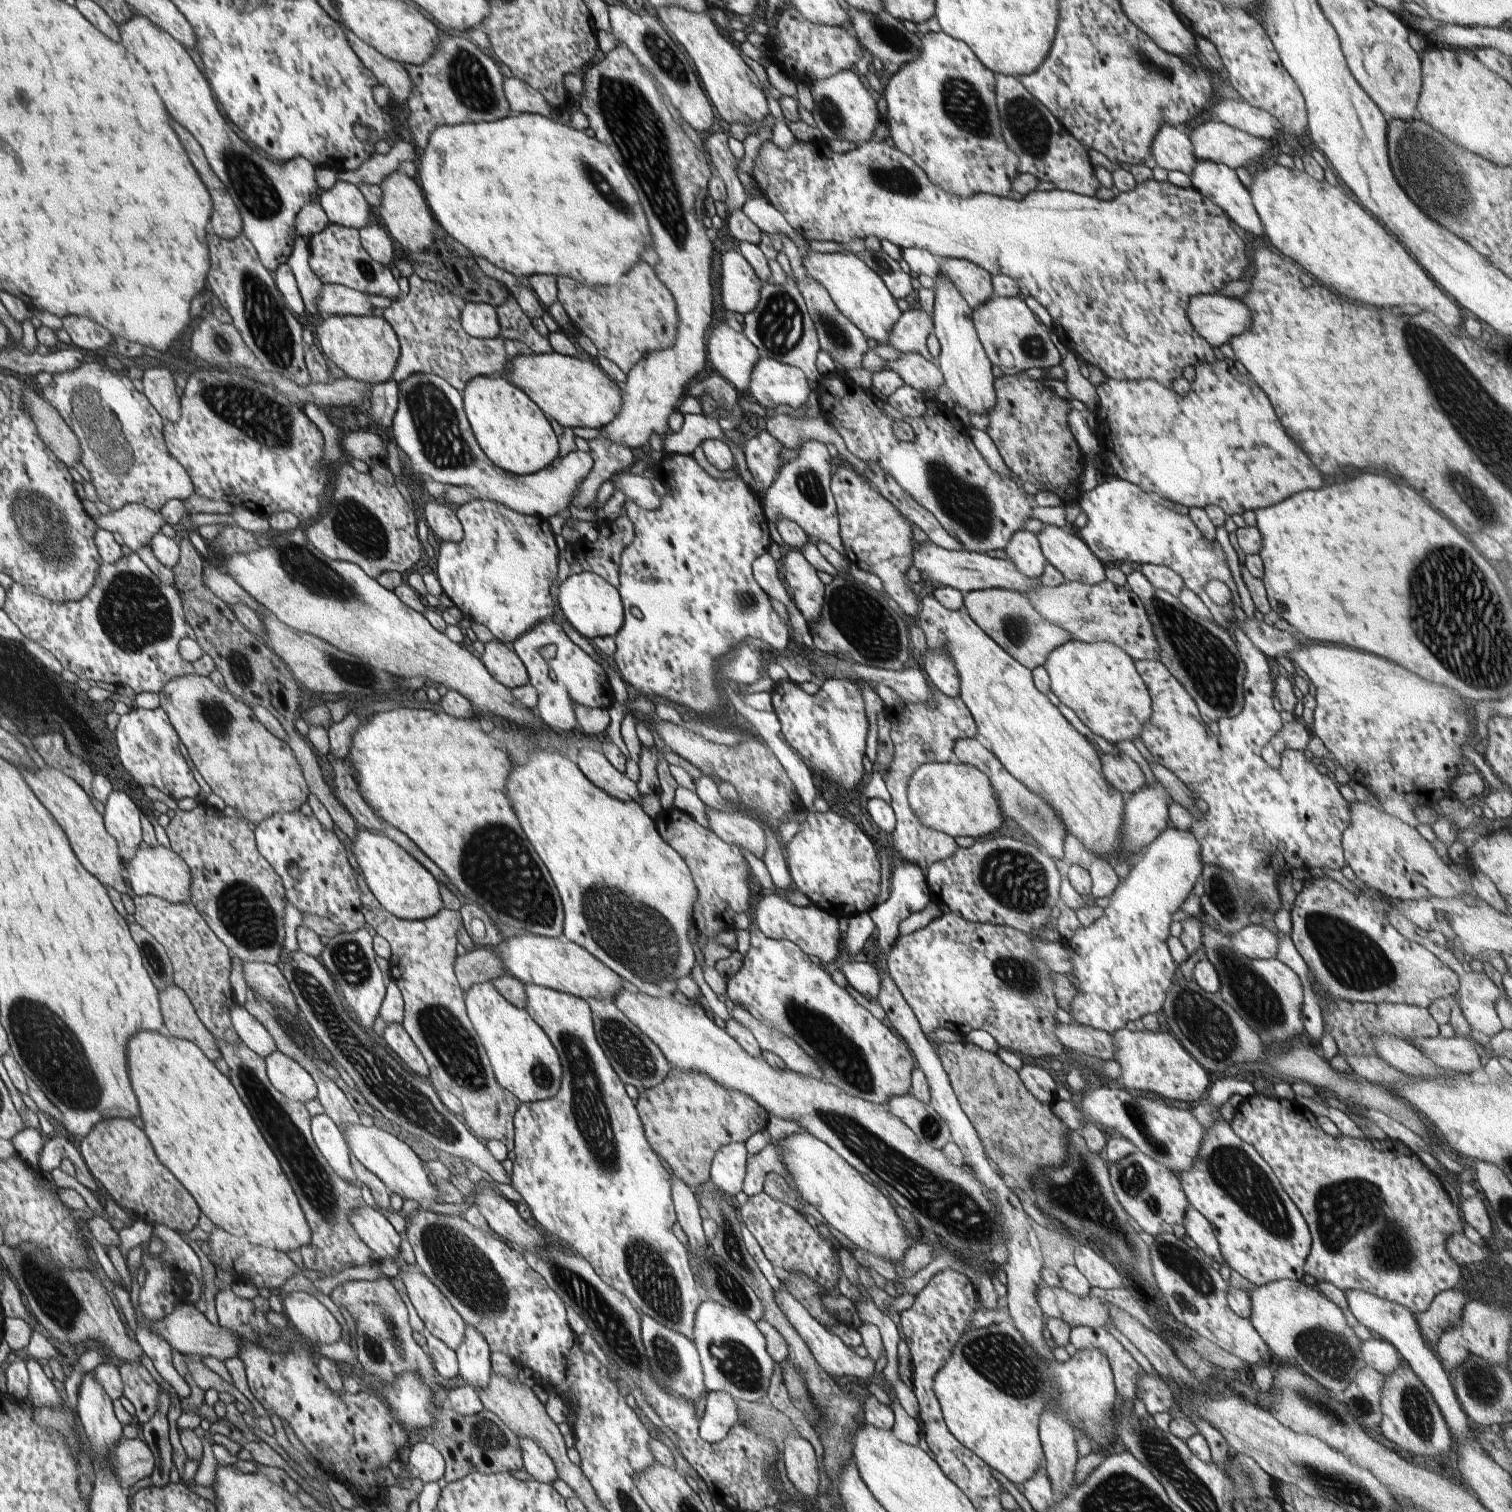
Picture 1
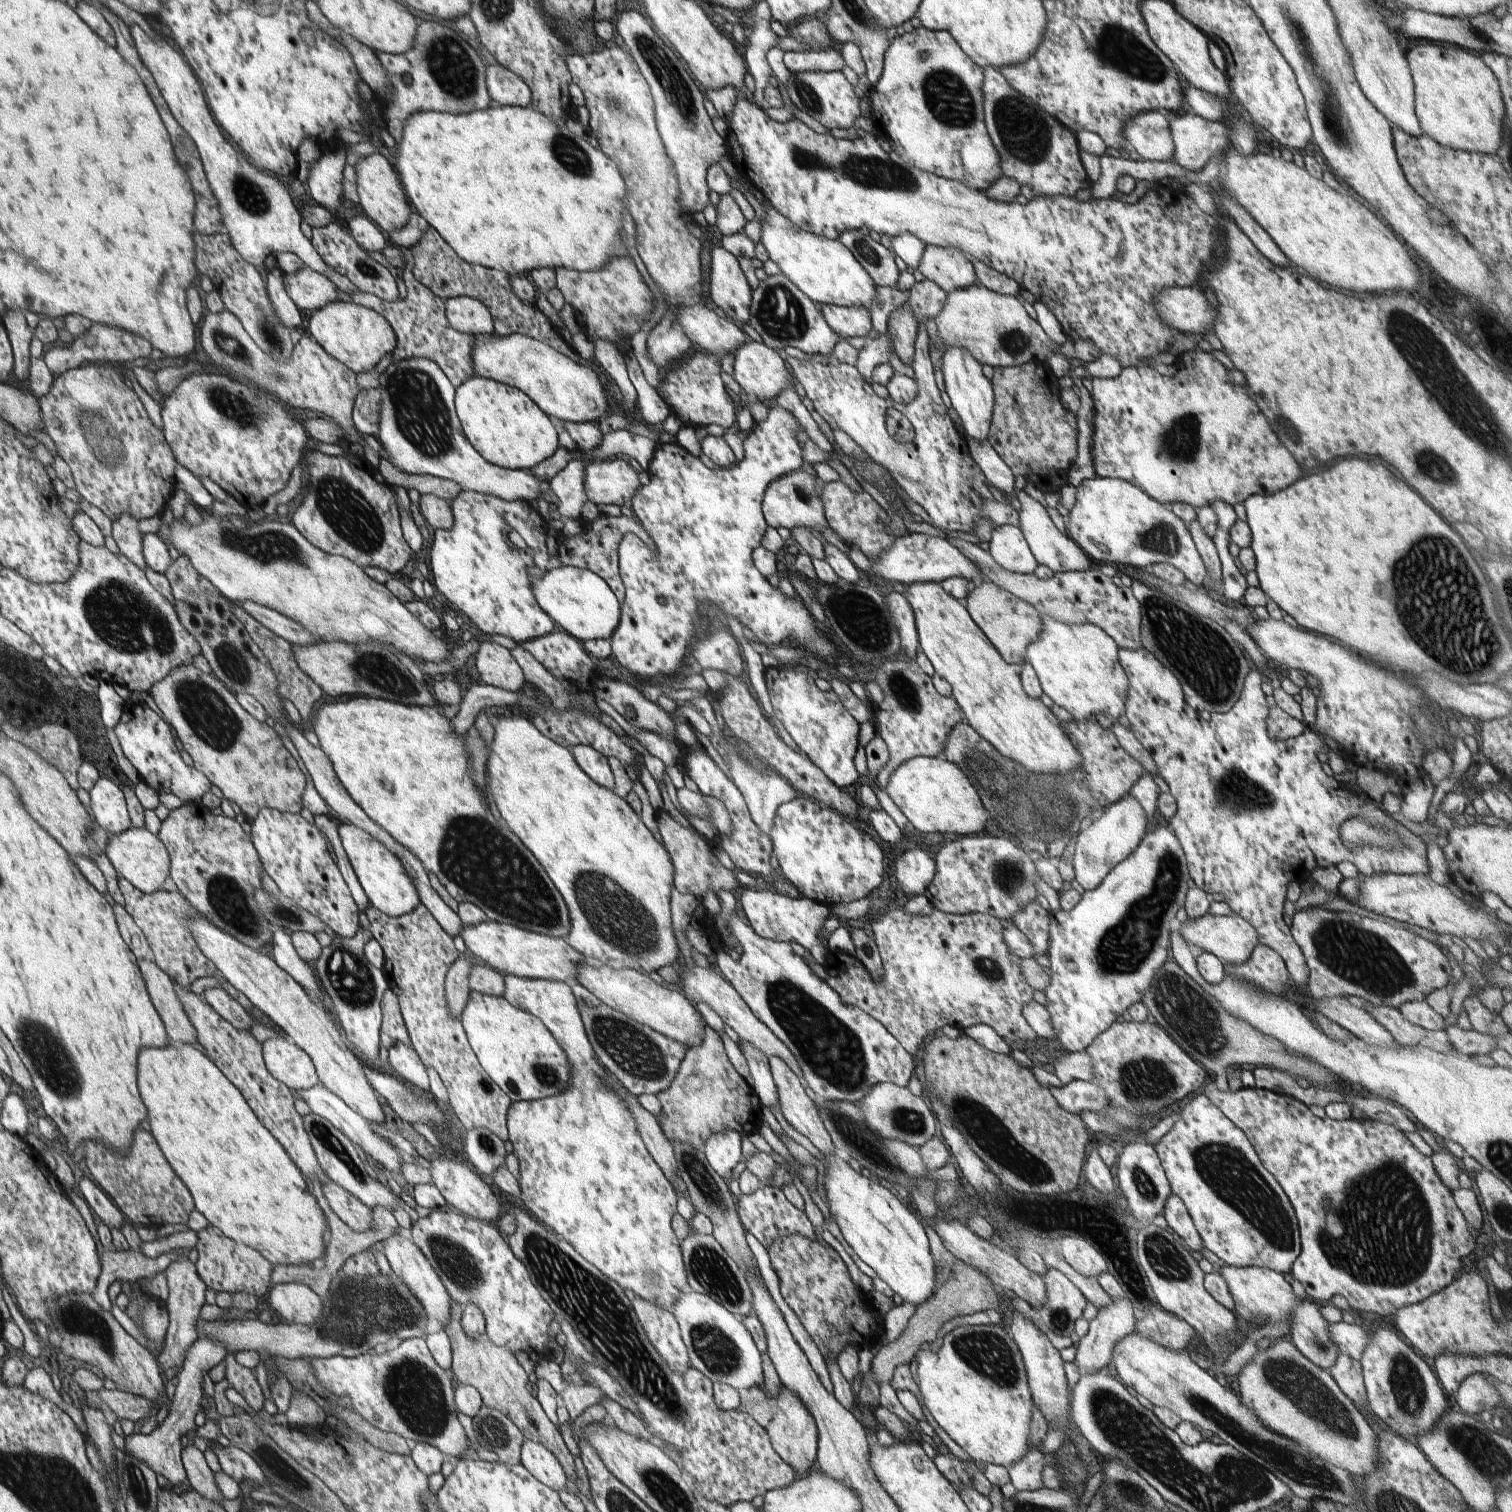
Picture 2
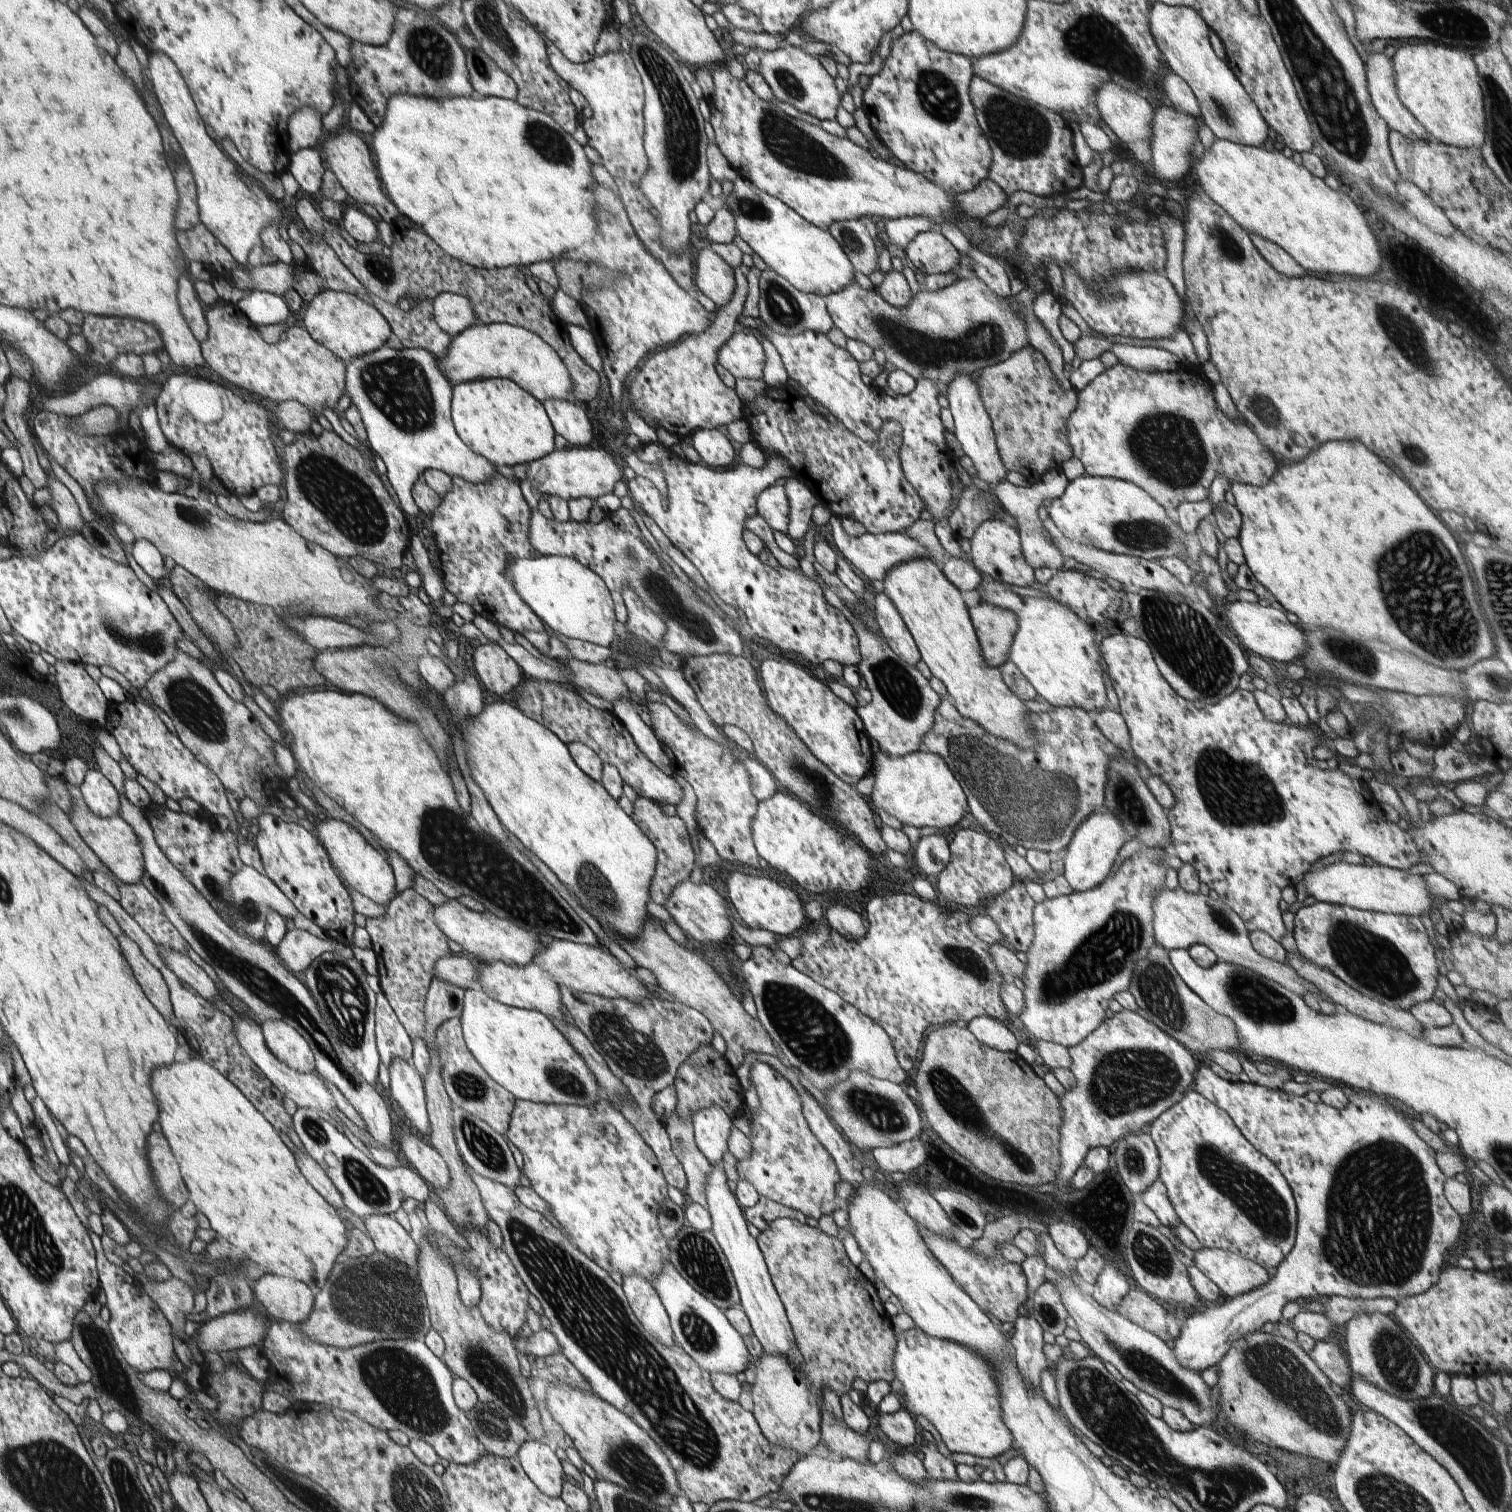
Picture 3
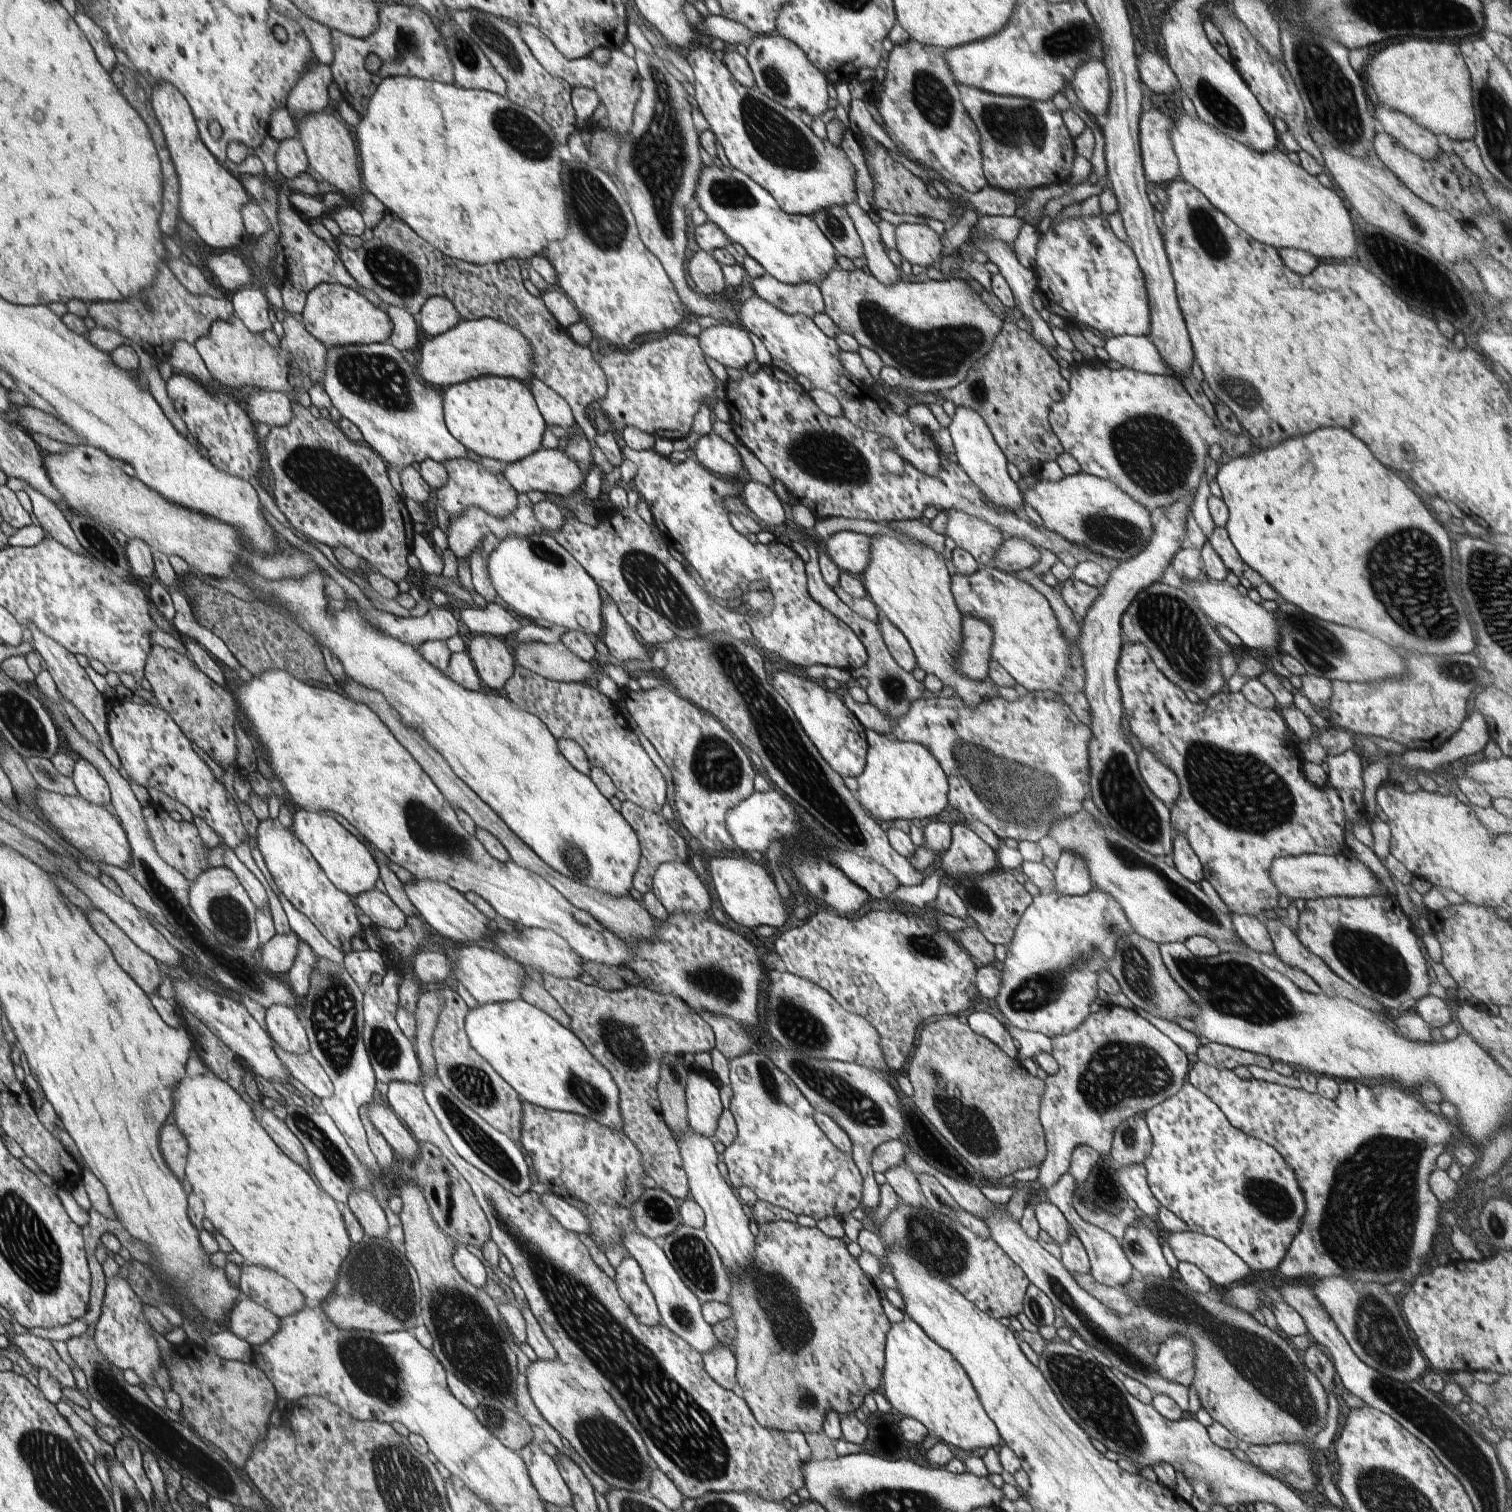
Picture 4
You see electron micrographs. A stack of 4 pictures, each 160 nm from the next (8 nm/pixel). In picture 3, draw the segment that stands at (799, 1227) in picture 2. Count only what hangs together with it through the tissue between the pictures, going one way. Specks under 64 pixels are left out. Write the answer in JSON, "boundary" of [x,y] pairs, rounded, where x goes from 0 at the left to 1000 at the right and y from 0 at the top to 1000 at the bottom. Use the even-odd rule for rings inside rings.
{"boundary":[[[507,792],[503,793],[497,798],[492,798],[491,805],[495,810],[500,812],[503,815],[507,813],[507,811],[513,806],[521,805],[526,806],[528,808],[533,809],[534,804],[528,800],[517,797]]]}

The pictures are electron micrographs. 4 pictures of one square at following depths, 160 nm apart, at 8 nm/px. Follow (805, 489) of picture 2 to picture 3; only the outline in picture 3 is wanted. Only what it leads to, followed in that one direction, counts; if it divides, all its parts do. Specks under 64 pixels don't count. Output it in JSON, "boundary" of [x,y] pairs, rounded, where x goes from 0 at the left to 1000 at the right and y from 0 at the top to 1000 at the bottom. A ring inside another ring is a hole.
{"boundary":[[[518,319],[509,321],[501,328],[501,340],[507,344],[511,351],[521,352],[522,331]]]}

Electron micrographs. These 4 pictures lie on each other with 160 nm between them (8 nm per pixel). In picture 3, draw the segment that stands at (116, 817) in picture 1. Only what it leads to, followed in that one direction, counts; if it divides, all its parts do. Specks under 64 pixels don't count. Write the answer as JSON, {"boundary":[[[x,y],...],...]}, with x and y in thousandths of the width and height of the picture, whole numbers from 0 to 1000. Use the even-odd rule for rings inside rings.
{"boundary":[[[60,509],[52,521],[54,531],[63,539],[71,542],[79,538],[80,528],[78,521],[68,511]]]}

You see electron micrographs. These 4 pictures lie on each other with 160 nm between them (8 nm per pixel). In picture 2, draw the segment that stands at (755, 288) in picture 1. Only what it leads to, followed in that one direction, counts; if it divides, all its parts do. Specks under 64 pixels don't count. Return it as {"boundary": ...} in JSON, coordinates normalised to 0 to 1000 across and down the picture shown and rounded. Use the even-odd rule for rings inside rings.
{"boundary":[[[473,163],[470,169],[470,197],[485,214],[495,214],[498,192],[488,171],[479,163]]]}

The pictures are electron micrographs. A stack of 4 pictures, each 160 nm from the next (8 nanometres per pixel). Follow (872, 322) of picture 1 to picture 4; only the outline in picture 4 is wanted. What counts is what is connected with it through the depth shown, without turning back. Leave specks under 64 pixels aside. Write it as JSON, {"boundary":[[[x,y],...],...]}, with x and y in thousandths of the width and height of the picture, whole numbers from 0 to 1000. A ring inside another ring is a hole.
{"boundary":[[[480,106],[478,111],[474,109],[468,111],[465,108],[460,131],[469,146],[475,149],[484,161],[490,161],[513,186],[541,189],[554,176],[554,165],[537,144],[519,140],[511,128]]]}

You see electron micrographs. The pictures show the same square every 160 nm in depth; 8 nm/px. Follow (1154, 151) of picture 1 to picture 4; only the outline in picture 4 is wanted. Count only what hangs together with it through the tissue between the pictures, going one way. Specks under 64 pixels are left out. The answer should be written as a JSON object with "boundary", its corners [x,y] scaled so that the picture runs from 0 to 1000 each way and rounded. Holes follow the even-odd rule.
{"boundary":[[[720,38],[712,46],[708,56],[720,75],[729,80],[733,72],[735,62],[731,42]]]}

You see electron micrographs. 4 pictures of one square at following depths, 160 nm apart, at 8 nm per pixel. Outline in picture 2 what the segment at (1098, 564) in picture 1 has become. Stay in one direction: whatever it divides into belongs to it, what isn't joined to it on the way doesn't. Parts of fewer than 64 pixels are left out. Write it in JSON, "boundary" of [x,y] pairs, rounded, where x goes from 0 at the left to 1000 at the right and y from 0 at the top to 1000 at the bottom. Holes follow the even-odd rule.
{"boundary":[[[677,324],[672,327],[676,333],[674,339],[674,348],[681,360],[682,364],[684,366],[687,373],[694,374],[697,379],[704,379],[709,378],[718,378],[721,376],[721,369],[719,366],[710,358],[706,353],[702,353],[698,347],[693,339],[692,334],[686,332],[681,329]]]}

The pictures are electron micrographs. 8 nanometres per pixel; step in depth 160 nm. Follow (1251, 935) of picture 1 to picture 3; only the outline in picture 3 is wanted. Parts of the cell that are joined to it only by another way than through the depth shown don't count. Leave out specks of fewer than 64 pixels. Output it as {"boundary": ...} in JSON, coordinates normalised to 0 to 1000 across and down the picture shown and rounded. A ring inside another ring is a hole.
{"boundary":[[[771,586],[768,588],[765,593],[763,593],[763,615],[766,625],[771,628],[786,628],[790,625],[798,625],[805,632],[807,637],[815,637],[845,649],[851,653],[860,660],[864,658],[874,657],[872,653],[861,647],[852,637],[846,637],[833,632],[828,626],[827,616],[820,607],[813,599],[807,595],[801,594],[800,592],[790,592],[785,591],[780,587],[778,589],[774,589]]]}

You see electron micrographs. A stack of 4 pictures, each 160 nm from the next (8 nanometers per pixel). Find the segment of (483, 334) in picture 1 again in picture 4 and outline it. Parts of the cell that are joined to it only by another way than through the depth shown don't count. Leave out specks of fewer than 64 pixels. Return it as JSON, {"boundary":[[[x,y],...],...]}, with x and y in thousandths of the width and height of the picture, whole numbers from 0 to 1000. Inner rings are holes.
{"boundary":[[[291,195],[283,197],[275,211],[278,217],[284,222],[292,222],[306,212],[300,200]]]}

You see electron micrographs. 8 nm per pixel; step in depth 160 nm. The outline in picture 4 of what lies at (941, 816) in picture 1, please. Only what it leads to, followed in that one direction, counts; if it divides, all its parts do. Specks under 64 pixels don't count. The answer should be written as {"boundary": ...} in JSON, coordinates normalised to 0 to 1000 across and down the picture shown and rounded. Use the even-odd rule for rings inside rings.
{"boundary":[[[579,483],[572,483],[574,491],[573,505],[569,513],[566,515],[568,521],[565,525],[578,541],[585,544],[598,541],[601,544],[619,541],[623,536],[628,535],[628,517],[626,511],[612,493],[594,490]]]}

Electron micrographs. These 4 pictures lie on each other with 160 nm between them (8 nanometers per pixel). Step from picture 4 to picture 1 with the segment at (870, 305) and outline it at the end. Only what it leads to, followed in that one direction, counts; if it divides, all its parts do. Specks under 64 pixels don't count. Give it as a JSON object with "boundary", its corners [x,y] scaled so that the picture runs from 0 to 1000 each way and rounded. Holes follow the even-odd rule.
{"boundary":[[[515,155],[518,161],[518,166],[523,175],[525,186],[532,196],[534,208],[539,214],[541,222],[542,230],[545,231],[549,237],[554,241],[558,243],[559,246],[562,245],[567,245],[571,243],[570,236],[574,233],[573,224],[571,220],[563,214],[550,198],[549,194],[543,188],[542,186],[539,186],[538,183],[535,183],[535,180],[531,175],[530,167],[529,164],[522,159],[521,156]],[[660,196],[654,198],[649,203],[644,204],[644,212],[655,241],[661,242],[664,248],[673,248],[680,243],[694,244],[702,241],[703,235],[693,222],[689,214],[675,196]]]}

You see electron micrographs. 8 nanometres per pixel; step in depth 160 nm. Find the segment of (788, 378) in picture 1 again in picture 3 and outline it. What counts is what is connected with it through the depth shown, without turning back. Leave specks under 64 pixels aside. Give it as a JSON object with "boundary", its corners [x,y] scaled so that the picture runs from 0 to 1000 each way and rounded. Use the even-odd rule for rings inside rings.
{"boundary":[[[486,220],[474,233],[474,239],[487,251],[502,252],[505,249],[507,235],[500,220]]]}

